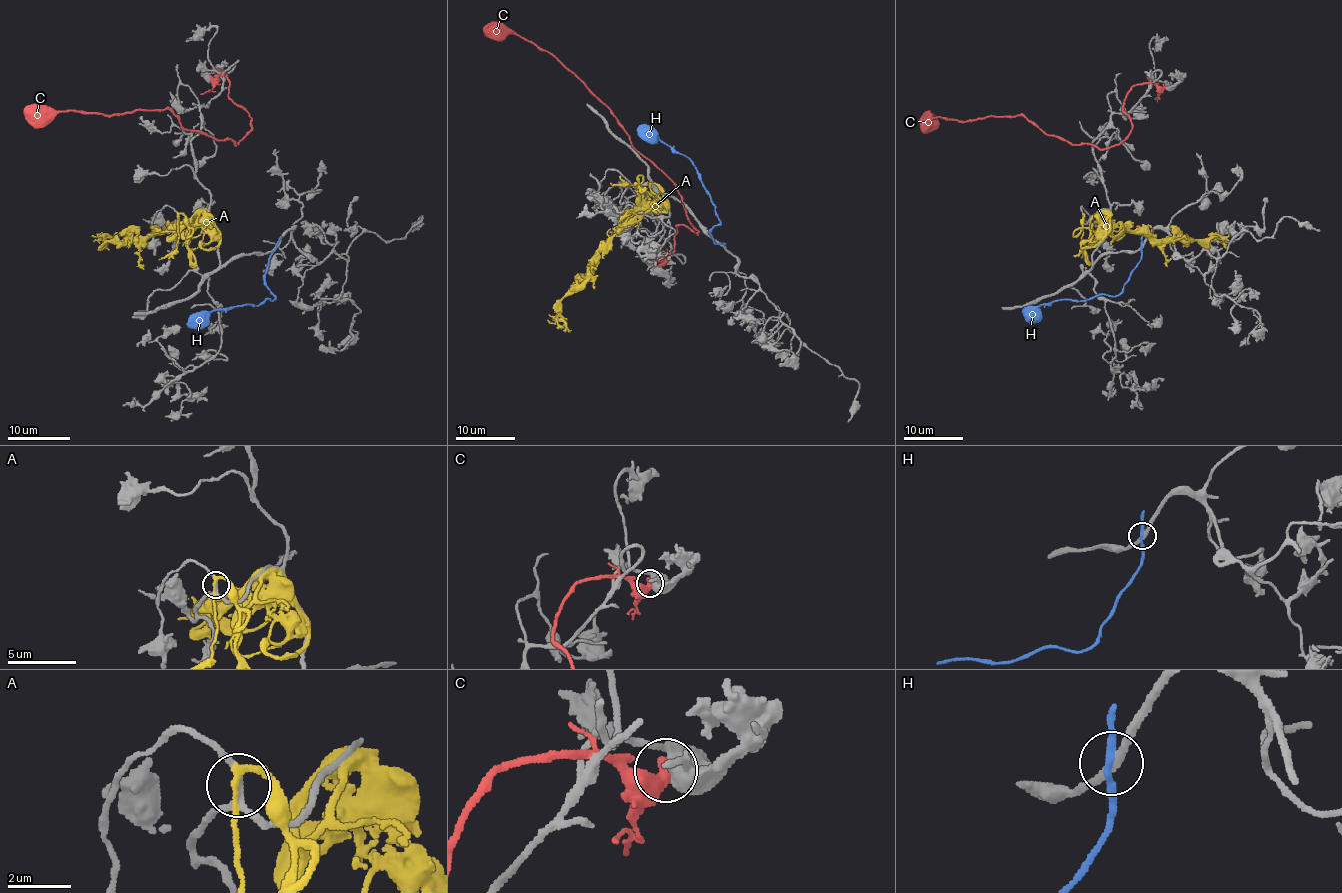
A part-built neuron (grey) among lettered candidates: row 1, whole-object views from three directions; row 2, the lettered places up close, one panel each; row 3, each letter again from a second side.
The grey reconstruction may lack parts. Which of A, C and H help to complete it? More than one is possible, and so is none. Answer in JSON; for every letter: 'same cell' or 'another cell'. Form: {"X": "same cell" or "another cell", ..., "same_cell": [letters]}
{"A": "another cell", "C": "another cell", "H": "another cell", "same_cell": []}

